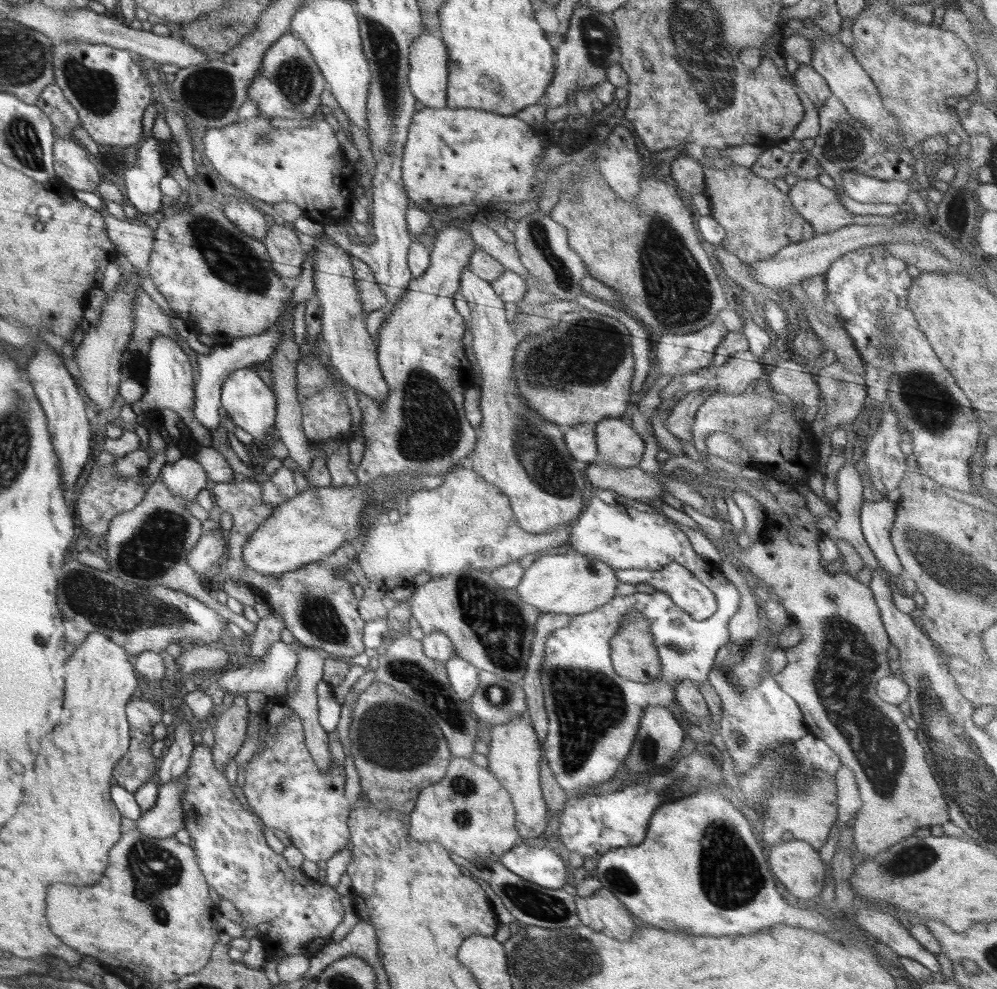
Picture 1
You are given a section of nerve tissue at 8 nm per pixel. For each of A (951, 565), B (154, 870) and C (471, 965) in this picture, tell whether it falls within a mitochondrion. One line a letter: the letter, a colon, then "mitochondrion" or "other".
A: mitochondrion
B: mitochondrion
C: other

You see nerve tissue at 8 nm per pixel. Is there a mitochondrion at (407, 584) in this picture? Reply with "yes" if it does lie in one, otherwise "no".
no

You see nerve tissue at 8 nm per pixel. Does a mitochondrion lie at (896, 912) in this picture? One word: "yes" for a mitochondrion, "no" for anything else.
no

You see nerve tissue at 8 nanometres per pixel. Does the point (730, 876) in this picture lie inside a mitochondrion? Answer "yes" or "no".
yes

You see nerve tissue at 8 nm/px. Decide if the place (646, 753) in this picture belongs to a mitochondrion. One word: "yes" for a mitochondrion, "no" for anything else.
yes

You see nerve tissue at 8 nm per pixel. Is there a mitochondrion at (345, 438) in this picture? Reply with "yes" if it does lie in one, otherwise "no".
no

